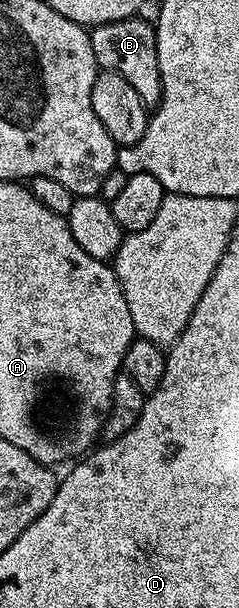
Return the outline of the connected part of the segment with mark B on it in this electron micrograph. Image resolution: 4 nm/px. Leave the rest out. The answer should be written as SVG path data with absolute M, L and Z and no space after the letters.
M141 16L115 20L111 24L95 26L89 30L91 52L95 52L95 60L101 70L113 70L135 92L139 92L139 100L143 100L146 108L161 105L161 77L159 76L159 52L157 51L157 32L152 21L144 22Z

